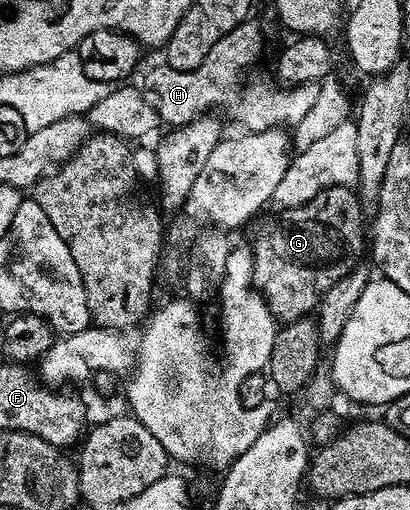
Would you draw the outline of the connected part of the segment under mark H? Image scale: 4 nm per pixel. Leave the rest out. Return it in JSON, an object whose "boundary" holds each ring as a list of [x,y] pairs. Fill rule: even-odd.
{"boundary":[[[254,20],[243,22],[233,32],[221,36],[217,44],[197,68],[178,70],[166,64],[155,66],[141,81],[147,101],[159,113],[160,123],[174,128],[184,126],[200,114],[214,111],[214,106],[223,106],[235,94],[235,78],[239,78],[263,54],[263,30]]]}

